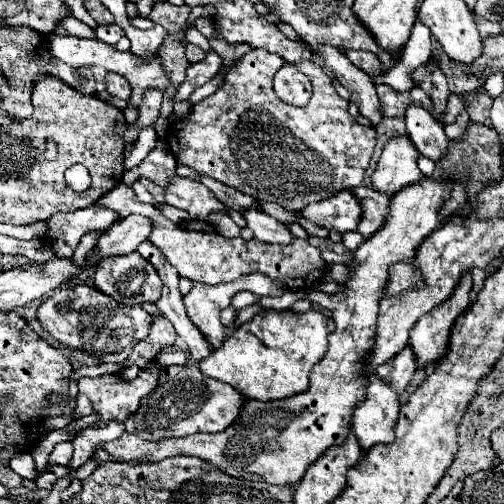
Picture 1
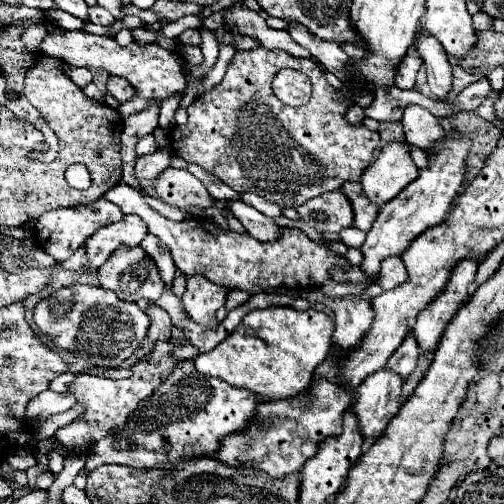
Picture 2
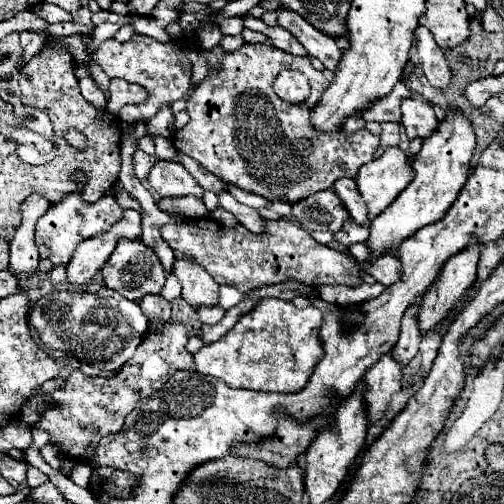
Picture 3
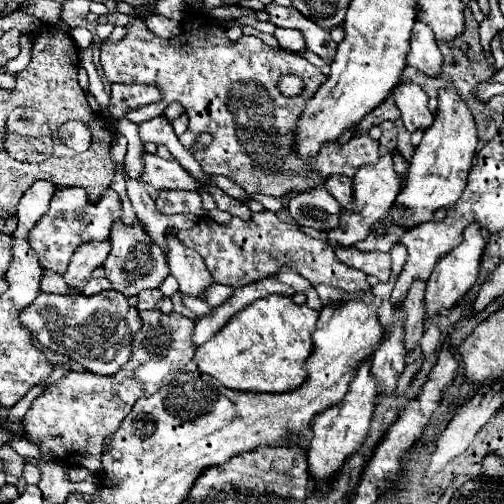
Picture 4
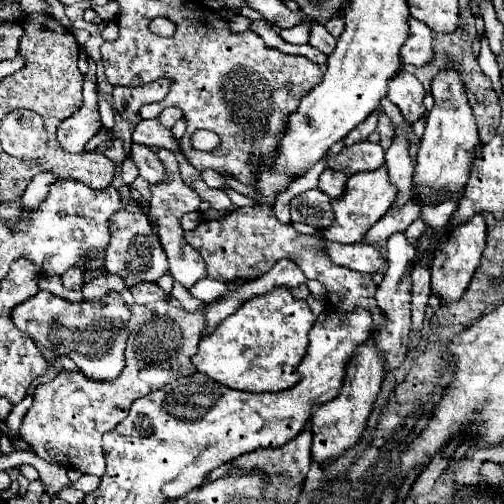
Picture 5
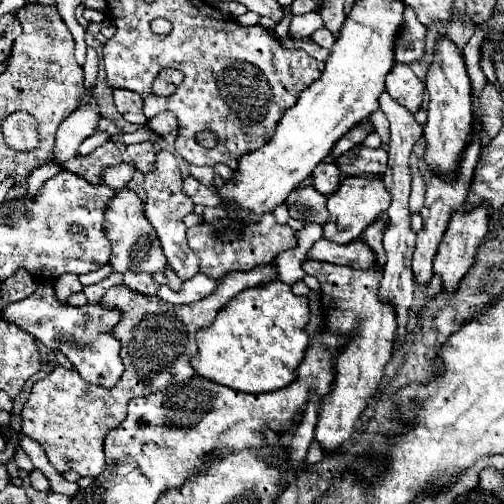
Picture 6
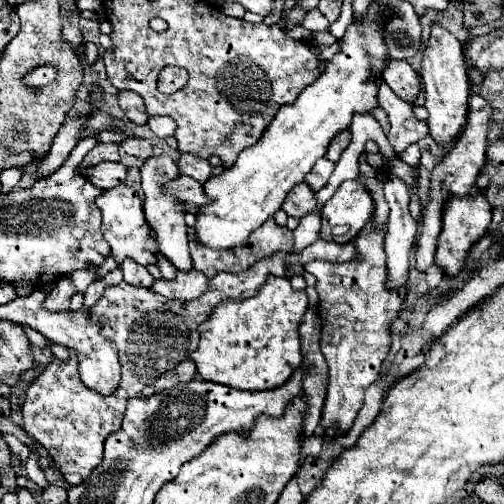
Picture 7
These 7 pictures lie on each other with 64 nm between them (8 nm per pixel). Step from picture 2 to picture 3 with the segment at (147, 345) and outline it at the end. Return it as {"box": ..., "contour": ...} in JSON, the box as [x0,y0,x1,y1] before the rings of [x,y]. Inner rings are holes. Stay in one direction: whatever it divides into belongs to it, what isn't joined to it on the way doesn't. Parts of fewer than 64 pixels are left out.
{"box":[140,296,170,328],"contour":[[[144,296],[140,308],[150,318],[150,322],[156,324],[156,328],[170,322],[170,304],[162,296]]]}

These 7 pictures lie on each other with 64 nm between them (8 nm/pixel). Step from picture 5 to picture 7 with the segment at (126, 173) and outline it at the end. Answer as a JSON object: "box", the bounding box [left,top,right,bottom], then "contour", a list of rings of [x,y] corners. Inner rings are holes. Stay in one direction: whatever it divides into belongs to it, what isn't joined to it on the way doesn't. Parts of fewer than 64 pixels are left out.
{"box":[86,162,128,188],"contour":[[[104,162],[104,164],[98,164],[98,166],[90,168],[86,176],[98,188],[114,188],[116,184],[126,182],[126,172],[128,172],[128,168],[122,166],[122,164]]]}

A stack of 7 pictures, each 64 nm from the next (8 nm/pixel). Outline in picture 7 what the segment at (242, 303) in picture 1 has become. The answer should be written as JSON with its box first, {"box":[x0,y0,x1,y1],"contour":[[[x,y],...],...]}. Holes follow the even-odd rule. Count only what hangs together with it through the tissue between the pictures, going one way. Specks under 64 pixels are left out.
{"box":[152,270,210,302],"contour":[[[196,270],[190,272],[178,272],[176,280],[154,280],[152,290],[156,294],[162,294],[164,298],[170,300],[182,300],[182,302],[190,302],[196,300],[196,296],[202,296],[210,286],[210,280]]]}

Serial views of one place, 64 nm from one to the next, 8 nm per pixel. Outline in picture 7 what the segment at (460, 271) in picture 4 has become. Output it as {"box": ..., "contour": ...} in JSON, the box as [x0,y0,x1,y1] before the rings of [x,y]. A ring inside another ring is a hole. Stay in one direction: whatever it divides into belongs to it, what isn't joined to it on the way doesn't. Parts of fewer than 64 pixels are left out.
{"box":[434,192,492,278],"contour":[[[476,192],[474,196],[466,196],[466,198],[450,198],[448,204],[444,206],[444,224],[442,224],[442,234],[438,238],[434,264],[440,266],[446,276],[450,278],[456,276],[464,268],[472,246],[488,232],[490,220],[492,220],[492,206],[488,204],[482,192]]]}

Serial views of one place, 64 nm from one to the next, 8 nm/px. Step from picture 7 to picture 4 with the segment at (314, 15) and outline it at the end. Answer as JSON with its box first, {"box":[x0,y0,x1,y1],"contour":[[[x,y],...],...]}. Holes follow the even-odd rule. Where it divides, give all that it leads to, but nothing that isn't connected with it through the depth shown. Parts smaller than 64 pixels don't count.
{"box":[272,28,304,54],"contour":[[[276,28],[272,36],[278,40],[280,48],[284,48],[284,50],[288,50],[288,52],[298,54],[298,52],[302,52],[302,50],[304,50],[304,36],[302,36],[300,32],[296,32],[296,30]]]}

